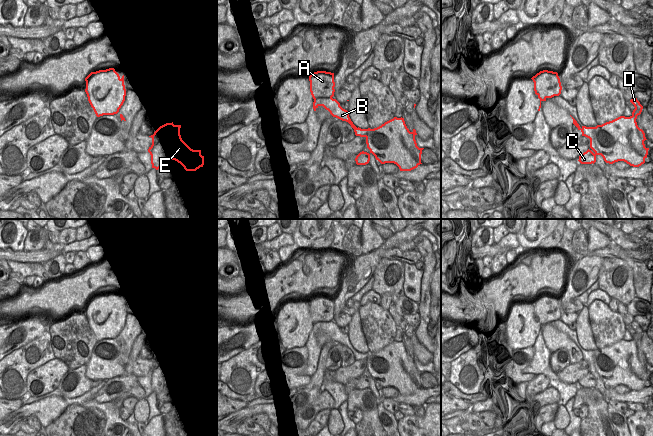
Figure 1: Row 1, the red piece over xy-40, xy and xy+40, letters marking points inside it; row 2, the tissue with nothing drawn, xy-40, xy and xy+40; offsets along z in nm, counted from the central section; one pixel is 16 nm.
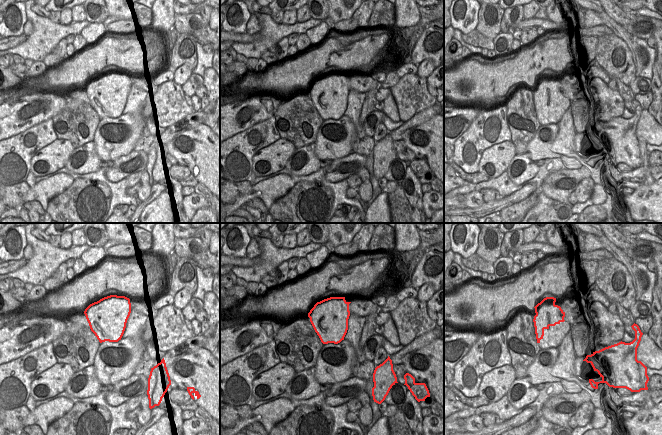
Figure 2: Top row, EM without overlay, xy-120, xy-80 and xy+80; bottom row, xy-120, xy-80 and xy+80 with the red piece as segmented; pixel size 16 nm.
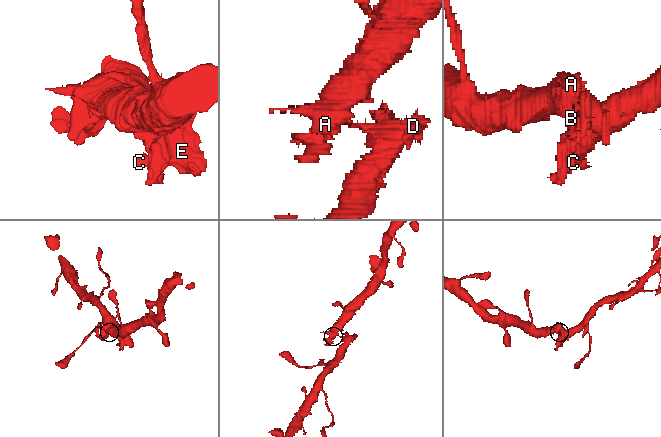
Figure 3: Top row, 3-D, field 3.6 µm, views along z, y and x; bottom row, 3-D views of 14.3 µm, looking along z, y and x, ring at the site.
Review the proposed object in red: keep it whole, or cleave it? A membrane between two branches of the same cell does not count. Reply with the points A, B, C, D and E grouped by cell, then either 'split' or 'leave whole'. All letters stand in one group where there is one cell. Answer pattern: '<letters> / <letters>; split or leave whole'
A B / C D E; split

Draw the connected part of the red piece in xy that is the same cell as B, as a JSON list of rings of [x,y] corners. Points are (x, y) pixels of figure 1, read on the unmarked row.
[[[317,295],[309,300],[310,316],[314,323],[313,333],[323,330],[333,341],[348,346],[353,353],[356,350],[351,345],[348,335],[340,330],[340,327],[333,323],[335,316],[334,297]]]

